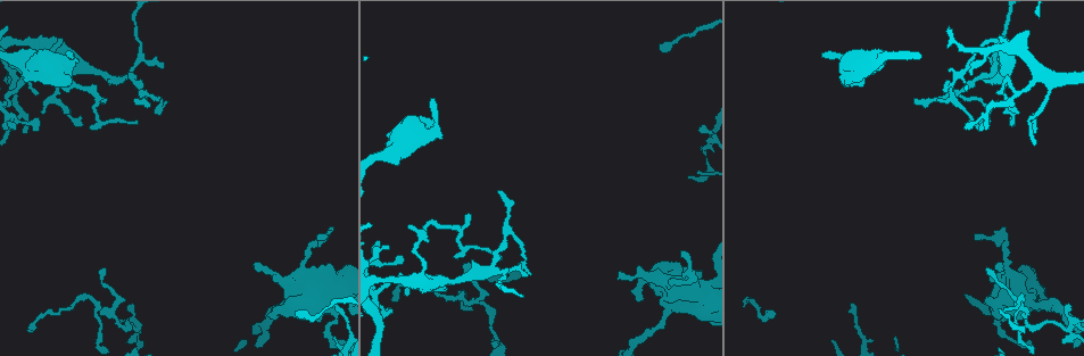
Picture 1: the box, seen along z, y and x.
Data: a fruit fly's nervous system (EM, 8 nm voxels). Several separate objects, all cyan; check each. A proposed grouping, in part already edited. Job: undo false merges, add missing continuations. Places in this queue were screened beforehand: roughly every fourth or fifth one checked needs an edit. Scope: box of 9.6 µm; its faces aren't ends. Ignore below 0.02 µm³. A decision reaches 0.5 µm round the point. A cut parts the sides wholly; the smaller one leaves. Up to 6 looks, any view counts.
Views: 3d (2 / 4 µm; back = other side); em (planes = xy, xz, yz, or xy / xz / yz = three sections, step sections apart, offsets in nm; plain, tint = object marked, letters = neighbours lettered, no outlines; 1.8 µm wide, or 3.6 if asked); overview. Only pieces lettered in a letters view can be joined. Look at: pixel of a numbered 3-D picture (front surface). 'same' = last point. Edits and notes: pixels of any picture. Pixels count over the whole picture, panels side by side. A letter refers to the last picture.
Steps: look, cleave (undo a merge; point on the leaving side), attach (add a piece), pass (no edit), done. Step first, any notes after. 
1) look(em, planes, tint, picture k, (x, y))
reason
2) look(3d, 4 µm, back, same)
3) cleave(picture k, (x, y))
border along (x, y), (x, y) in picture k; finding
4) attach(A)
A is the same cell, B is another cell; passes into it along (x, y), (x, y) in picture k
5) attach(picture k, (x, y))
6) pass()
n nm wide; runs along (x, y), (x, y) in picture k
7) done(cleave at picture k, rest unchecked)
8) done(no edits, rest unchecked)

look(em, 3.6 µm, planes, letters, picture 1, (937, 99))
branch stops here

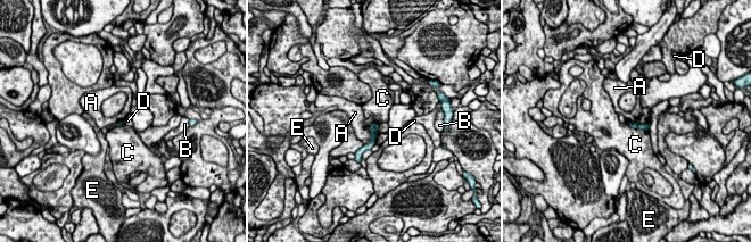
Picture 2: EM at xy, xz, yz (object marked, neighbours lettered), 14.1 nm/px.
pass()
A, B, C, D and E are other cells; runs along (376, 126), (372, 141), (359, 152) in picture 2; no lettered piece goes on from it

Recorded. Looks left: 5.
look(em, planes, letters, picture 1, (824, 54))
branch stops here

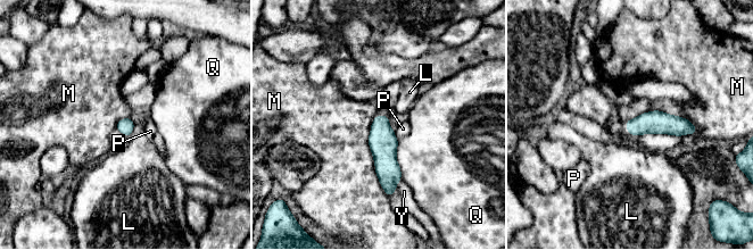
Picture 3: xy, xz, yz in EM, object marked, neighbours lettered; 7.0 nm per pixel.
pass()
M touches over 600 nm; L, M, P, Q and Y are other cells; runs along (379, 118), (390, 190) in picture 3; no lettered piece goes on from it

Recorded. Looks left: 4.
look(em, planes, letters, picture 1, (90, 297))

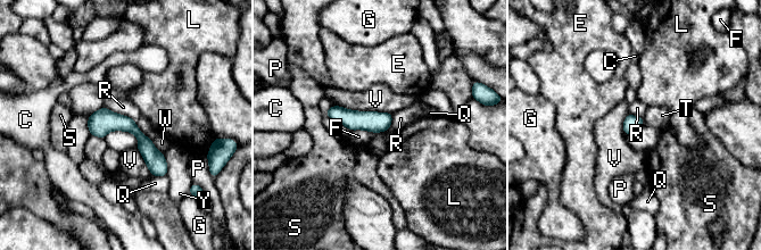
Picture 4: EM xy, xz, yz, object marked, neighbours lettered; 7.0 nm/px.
pass()
C, E, F, G, L, P, Q, R, S, T, V, W and Y are other cells; runs along (93, 116), (130, 125), (163, 173) in picture 4; continuous, no second cell

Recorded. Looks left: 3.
done(no edits, rest unchecked)

